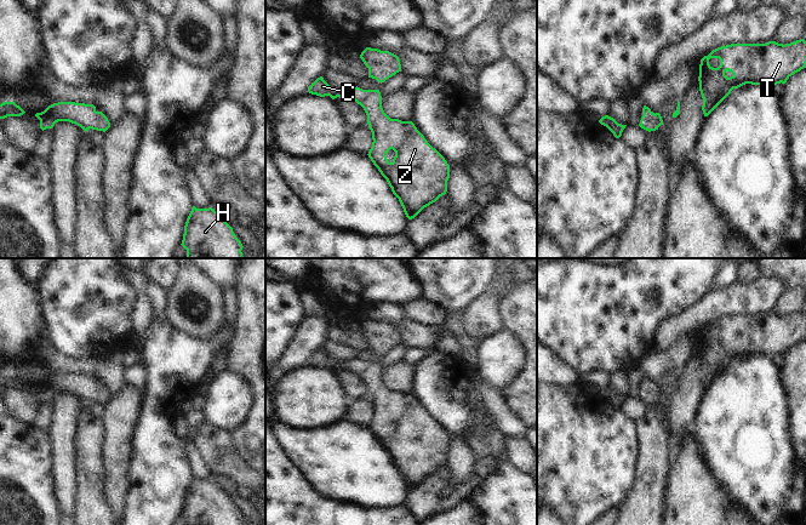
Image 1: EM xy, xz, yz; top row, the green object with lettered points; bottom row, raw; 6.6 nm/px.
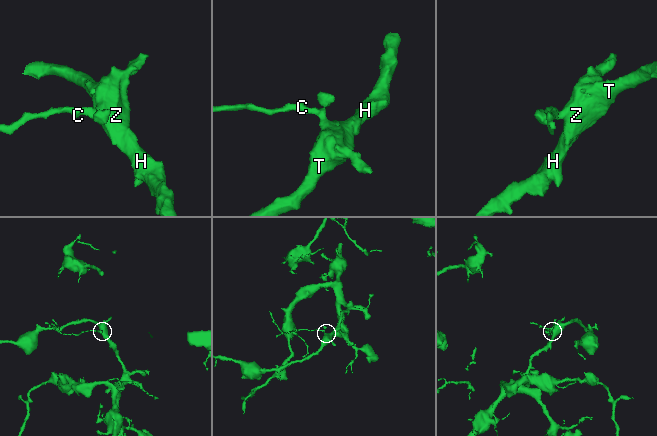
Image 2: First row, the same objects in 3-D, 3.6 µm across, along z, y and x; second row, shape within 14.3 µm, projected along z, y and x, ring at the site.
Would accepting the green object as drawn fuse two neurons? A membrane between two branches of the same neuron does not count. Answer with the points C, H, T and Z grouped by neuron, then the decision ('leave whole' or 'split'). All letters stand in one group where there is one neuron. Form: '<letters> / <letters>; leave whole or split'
C H T Z; leave whole

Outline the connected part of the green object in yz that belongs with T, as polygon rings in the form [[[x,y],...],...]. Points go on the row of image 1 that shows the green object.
[[[804,39],[790,44],[768,41],[766,44],[731,44],[713,50],[701,59],[699,91],[703,98],[702,110],[708,116],[733,89],[745,84],[767,85],[785,84],[787,80],[806,68],[806,41]]]

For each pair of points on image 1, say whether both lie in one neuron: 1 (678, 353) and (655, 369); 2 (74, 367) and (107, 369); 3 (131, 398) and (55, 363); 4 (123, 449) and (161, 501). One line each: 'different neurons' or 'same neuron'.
1: same neuron
2: same neuron
3: different neurons
4: different neurons

